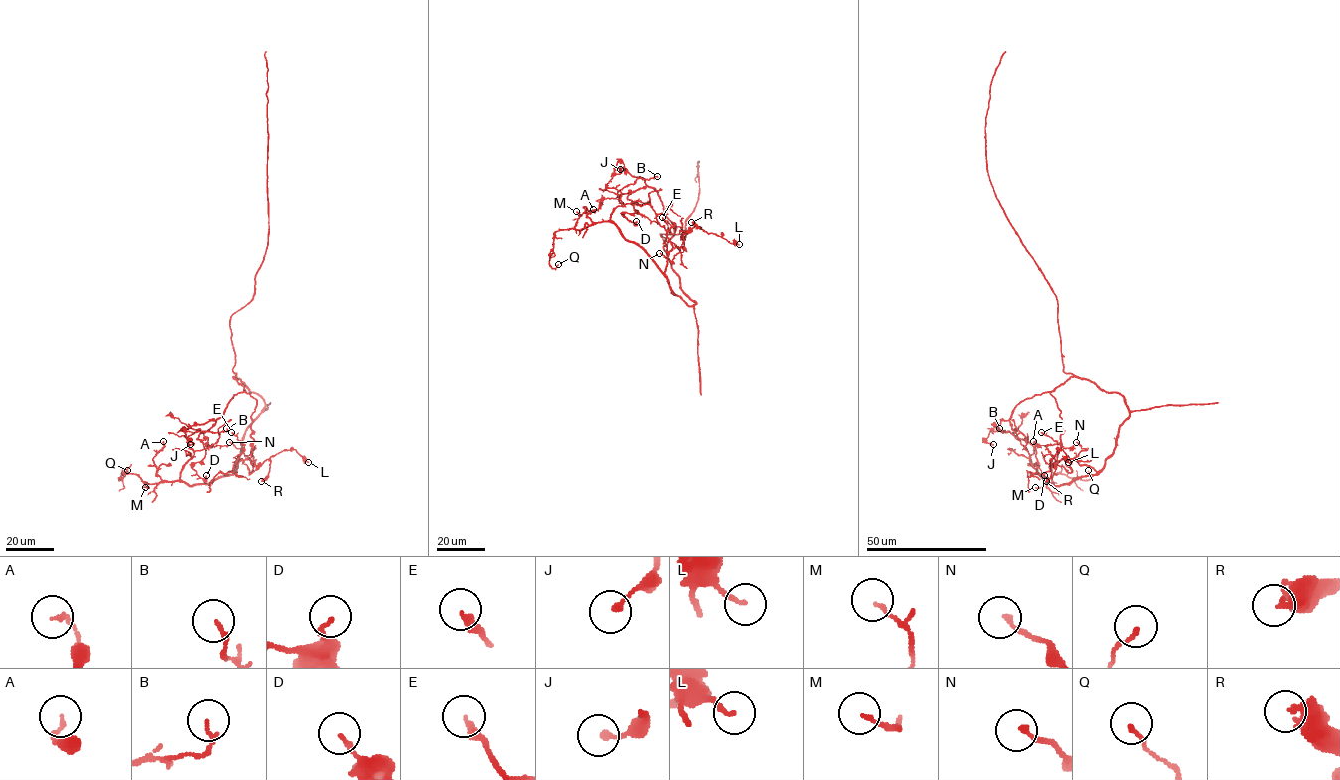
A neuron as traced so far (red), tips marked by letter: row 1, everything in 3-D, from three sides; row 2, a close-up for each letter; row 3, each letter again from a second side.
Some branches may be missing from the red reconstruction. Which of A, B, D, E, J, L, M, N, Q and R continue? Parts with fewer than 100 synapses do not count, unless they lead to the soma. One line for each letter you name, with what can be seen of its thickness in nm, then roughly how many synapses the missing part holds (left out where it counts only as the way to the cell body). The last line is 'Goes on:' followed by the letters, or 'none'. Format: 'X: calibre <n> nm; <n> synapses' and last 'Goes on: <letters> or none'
Goes on: none

